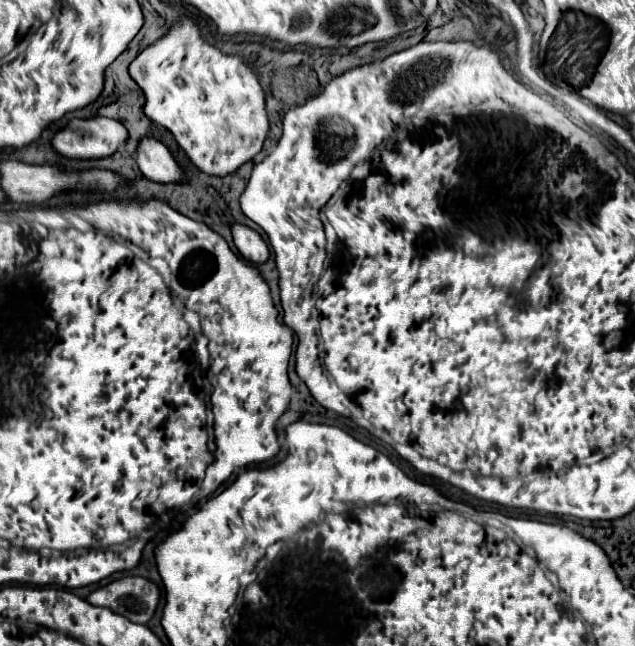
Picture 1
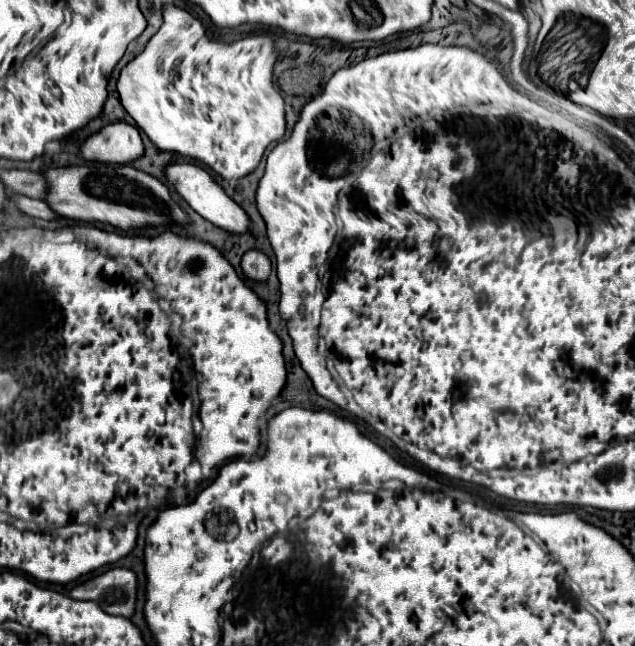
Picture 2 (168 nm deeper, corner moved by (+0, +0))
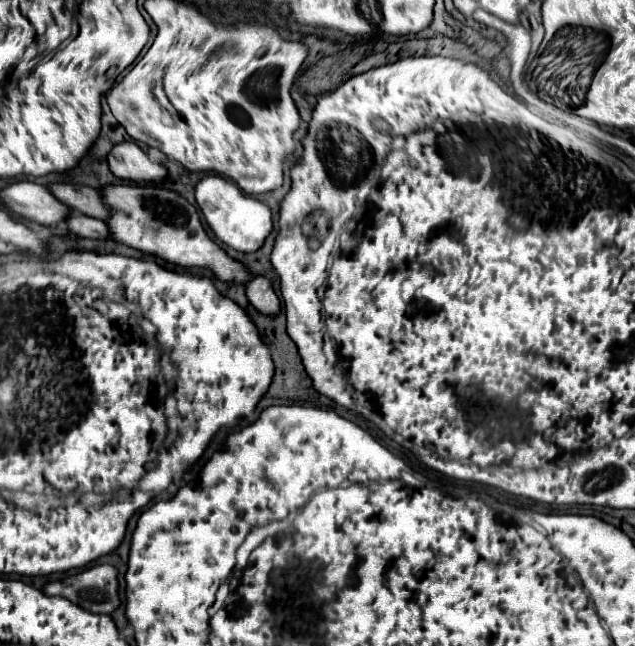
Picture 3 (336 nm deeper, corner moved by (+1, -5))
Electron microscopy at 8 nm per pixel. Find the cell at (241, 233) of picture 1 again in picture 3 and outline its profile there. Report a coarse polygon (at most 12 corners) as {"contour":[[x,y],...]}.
{"contour":[[255,277],[247,285],[251,305],[275,317],[281,301],[265,277]]}

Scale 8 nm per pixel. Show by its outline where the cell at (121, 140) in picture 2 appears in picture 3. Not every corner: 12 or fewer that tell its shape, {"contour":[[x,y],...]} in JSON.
{"contour":[[133,141],[109,153],[109,167],[123,181],[169,179]]}

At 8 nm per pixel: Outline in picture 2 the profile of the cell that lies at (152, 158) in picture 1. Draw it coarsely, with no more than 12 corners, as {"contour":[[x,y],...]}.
{"contour":[[196,164],[164,168],[168,184],[202,218],[246,232],[246,212]]}

